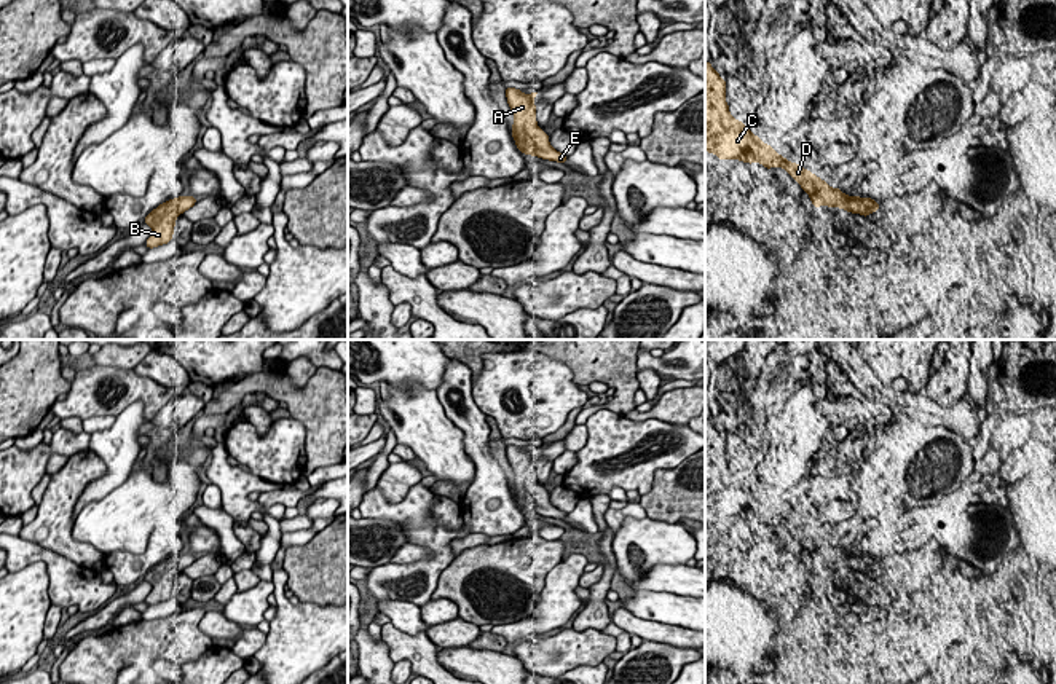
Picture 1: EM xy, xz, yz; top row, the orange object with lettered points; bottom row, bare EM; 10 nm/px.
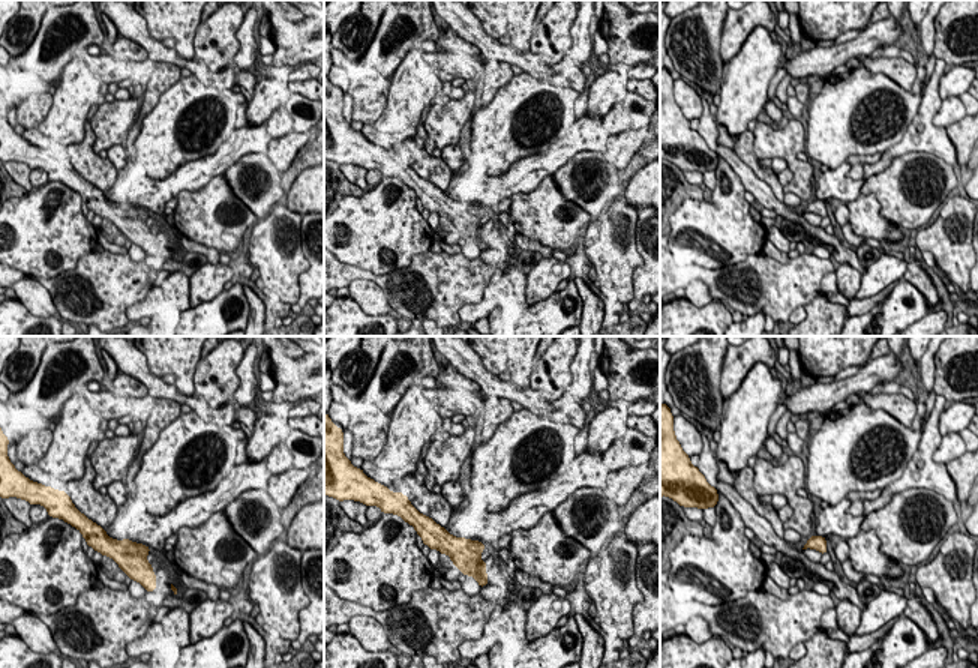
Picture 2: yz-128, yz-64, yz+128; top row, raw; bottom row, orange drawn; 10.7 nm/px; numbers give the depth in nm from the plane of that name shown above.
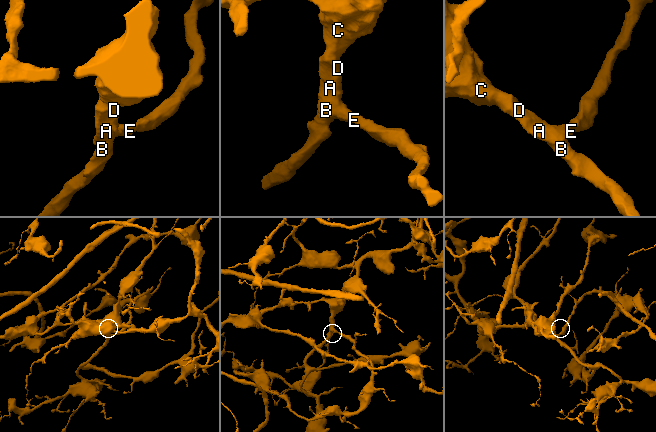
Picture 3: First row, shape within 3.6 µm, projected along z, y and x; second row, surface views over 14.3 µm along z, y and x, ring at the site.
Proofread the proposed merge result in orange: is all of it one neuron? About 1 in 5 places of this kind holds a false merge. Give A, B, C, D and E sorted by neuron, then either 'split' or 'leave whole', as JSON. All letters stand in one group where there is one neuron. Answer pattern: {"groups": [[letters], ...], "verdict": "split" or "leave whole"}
{"groups": [["A", "B", "C", "D", "E"]], "verdict": "leave whole"}

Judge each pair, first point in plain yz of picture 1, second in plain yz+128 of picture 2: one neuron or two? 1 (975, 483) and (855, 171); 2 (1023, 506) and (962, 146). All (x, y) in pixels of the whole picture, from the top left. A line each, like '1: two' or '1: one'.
1: two
2: one

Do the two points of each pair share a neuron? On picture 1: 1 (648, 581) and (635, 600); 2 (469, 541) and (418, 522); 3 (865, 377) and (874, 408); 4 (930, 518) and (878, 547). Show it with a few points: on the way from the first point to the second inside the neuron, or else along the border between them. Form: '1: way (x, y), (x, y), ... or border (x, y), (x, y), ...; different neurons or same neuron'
1: border (638, 589), (680, 595); different neurons
2: border (471, 533), (450, 542), (453, 557); different neurons
3: border (865, 396), (884, 402), (890, 408); different neurons
4: way (918, 523), (906, 533), (890, 539); same neuron

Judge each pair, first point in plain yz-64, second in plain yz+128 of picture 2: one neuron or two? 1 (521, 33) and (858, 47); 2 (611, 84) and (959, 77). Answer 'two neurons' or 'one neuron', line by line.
1: two neurons
2: one neuron

